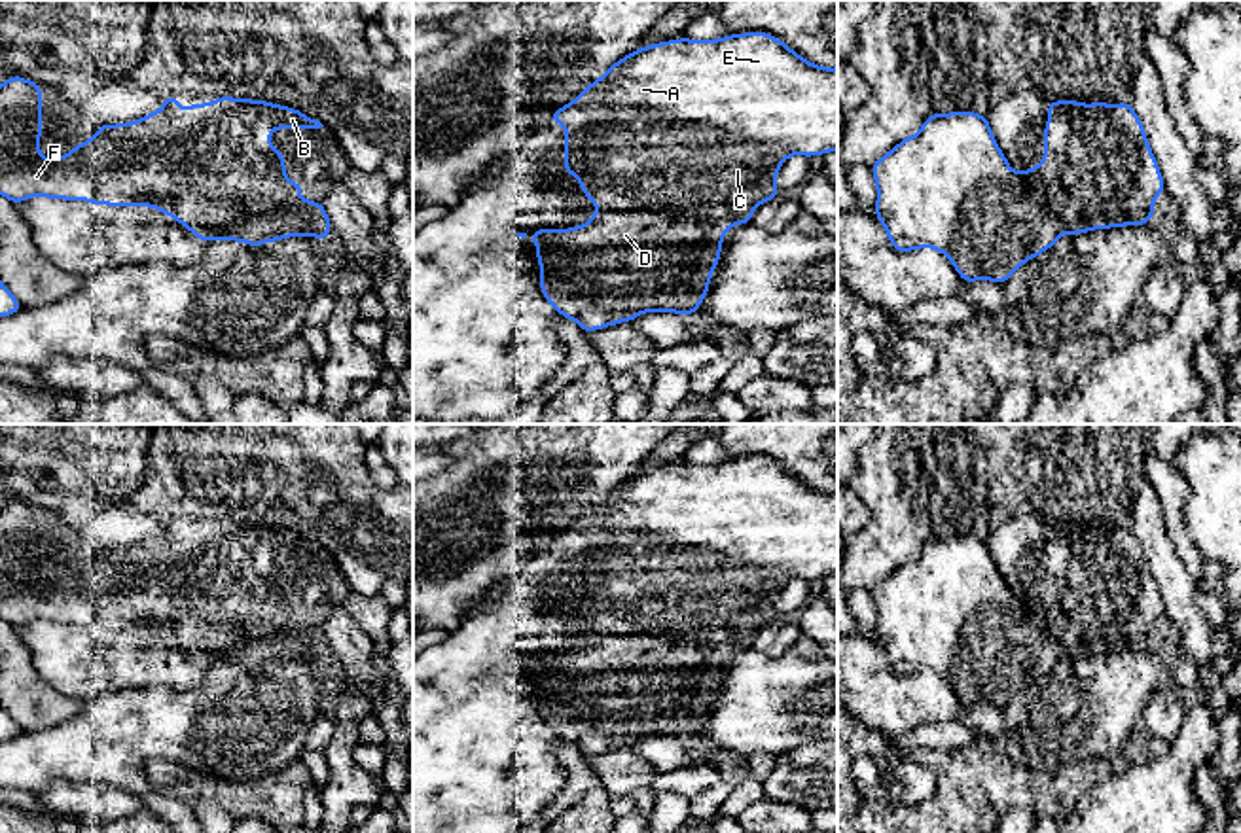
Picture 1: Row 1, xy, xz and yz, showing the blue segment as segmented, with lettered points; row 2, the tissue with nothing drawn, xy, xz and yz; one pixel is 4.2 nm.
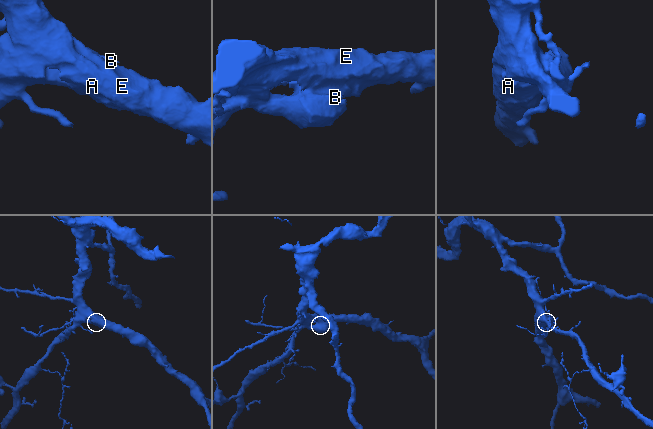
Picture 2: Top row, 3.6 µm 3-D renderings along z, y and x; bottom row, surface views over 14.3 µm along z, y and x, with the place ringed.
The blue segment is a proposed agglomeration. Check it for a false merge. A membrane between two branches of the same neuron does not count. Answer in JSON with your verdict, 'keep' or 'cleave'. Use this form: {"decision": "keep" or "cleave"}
{"decision": "cleave"}

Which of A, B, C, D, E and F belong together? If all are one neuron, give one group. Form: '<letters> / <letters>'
A C E / B D F

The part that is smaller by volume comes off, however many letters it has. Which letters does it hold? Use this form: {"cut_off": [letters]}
{"cut_off": ["B", "D", "F"]}

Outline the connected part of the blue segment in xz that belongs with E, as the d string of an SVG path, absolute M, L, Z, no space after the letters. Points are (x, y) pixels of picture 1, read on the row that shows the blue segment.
M769 32L729 34L720 40L669 40L644 45L614 62L599 80L591 81L582 95L555 110L549 121L565 125L565 176L576 174L584 195L597 206L678 210L686 214L688 222L701 225L722 223L726 231L729 231L731 225L748 223L756 206L781 195L775 178L790 155L798 153L809 159L817 153L826 155L837 150L837 66L824 68L809 62Z

